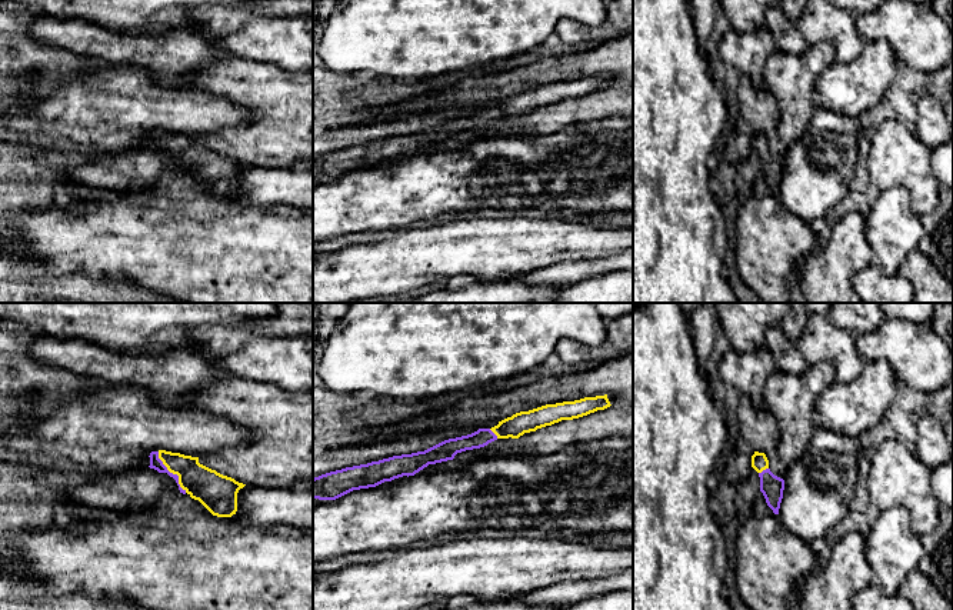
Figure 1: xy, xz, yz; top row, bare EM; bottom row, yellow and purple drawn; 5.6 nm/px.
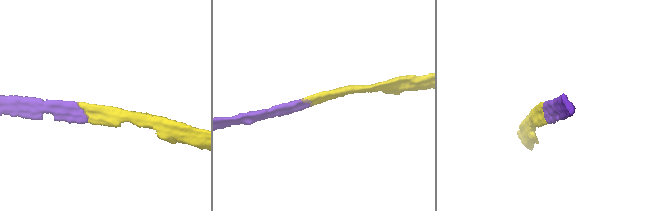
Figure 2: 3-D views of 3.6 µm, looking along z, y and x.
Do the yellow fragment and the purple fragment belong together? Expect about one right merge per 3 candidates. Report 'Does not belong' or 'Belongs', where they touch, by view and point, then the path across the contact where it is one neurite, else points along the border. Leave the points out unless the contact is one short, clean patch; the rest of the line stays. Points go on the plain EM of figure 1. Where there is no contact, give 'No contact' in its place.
Belongs. Touches yellow at xy (172, 152). Path across: xy (212, 169), (186, 152), (172, 152), (162, 143), (156, 143)

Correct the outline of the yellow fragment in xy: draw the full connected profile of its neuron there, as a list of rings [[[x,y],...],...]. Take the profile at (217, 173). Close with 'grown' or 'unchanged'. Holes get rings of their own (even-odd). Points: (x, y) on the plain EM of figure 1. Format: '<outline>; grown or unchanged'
[[[166,130],[150,133],[150,149],[167,153],[180,173],[199,180],[213,196],[231,197],[237,191],[237,173],[246,164],[199,143],[199,137]]]; grown

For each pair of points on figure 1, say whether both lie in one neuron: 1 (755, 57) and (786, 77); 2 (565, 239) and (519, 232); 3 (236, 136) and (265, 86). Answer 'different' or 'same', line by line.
1: different
2: same
3: same

